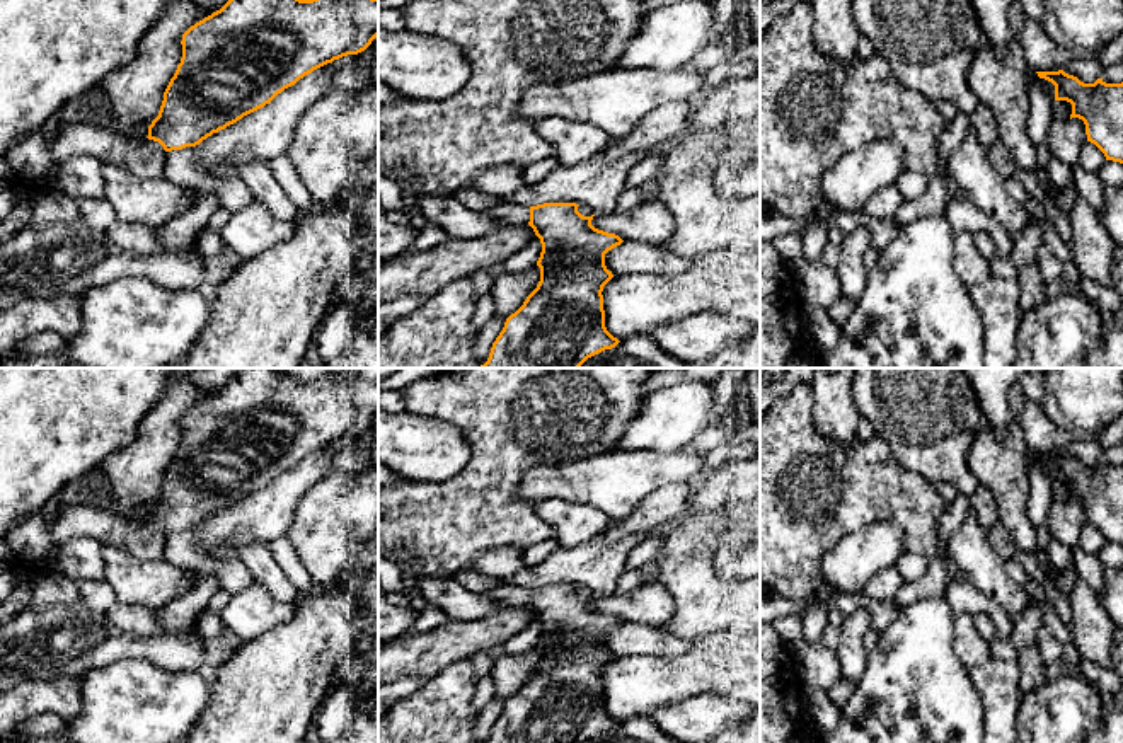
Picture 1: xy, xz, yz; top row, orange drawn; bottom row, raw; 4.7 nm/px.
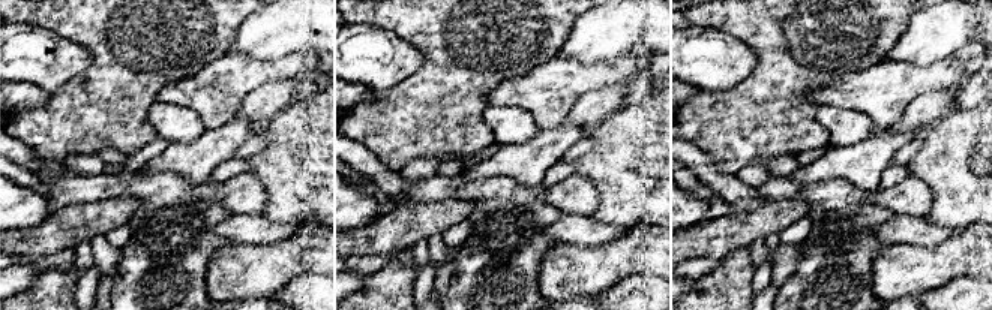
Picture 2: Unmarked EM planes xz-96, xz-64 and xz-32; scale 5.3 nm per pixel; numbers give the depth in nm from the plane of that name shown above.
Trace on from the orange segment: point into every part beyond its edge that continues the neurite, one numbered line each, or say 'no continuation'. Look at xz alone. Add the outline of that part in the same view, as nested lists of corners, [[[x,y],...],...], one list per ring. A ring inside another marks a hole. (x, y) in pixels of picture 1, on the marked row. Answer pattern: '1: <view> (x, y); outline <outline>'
1: xz (508, 213); outline [[[503,199],[491,206],[486,213],[492,215],[503,225],[528,225],[530,222],[530,206],[520,206]]]

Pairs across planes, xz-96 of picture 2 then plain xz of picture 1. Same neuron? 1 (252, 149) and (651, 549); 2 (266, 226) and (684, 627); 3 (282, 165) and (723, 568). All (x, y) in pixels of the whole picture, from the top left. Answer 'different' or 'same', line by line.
1: same
2: different
3: different

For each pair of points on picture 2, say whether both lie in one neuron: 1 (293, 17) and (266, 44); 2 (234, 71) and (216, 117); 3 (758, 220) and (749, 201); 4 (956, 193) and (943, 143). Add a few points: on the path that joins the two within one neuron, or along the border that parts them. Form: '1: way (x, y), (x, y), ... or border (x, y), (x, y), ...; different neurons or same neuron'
1: way (287, 23), (272, 38); same neuron
2: way (225, 83), (216, 92), (216, 105); same neuron
3: border (769, 201), (752, 210), (734, 210); different neurons
4: way (952, 181), (946, 168), (946, 154); same neuron

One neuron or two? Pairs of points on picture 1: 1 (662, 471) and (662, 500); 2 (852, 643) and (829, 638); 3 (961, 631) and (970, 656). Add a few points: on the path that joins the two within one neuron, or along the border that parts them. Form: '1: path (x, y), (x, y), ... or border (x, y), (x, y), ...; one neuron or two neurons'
1: border (685, 481), (663, 483), (634, 510); two neurons
2: border (840, 627), (840, 638), (834, 648); two neurons
3: path (961, 638), (963, 650); one neuron

